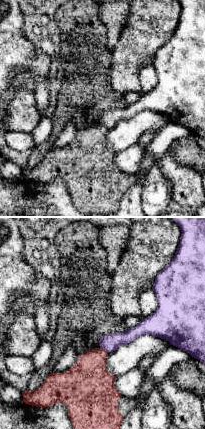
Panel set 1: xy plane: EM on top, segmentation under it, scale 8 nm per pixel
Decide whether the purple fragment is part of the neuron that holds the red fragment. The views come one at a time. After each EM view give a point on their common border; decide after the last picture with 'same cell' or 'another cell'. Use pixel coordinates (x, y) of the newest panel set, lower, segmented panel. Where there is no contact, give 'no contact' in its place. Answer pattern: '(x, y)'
(104, 349)

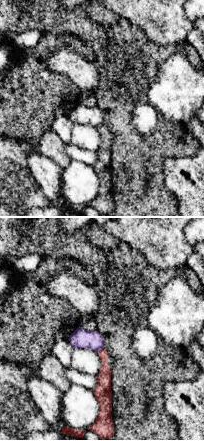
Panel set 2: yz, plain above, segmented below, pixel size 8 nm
(101, 349)

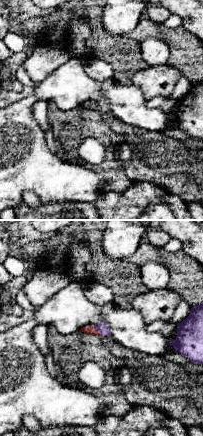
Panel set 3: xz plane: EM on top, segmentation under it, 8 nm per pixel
(96, 330)

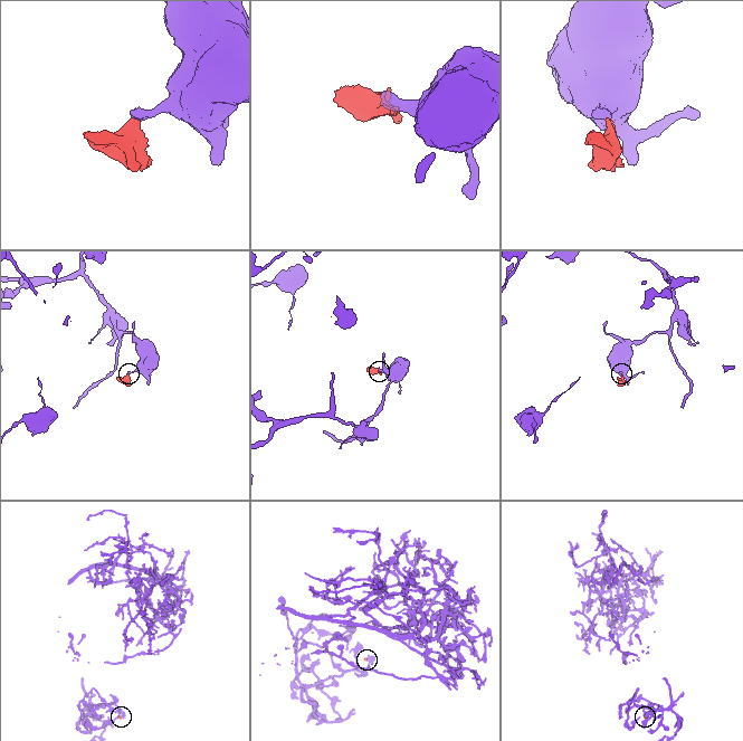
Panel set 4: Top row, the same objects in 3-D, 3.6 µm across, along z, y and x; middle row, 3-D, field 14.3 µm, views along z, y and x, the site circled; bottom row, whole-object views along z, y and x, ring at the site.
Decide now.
another cell

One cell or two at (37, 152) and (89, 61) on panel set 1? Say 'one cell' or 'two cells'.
one cell

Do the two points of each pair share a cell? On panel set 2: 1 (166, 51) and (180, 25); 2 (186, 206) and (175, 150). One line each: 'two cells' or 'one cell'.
1: two cells
2: two cells

